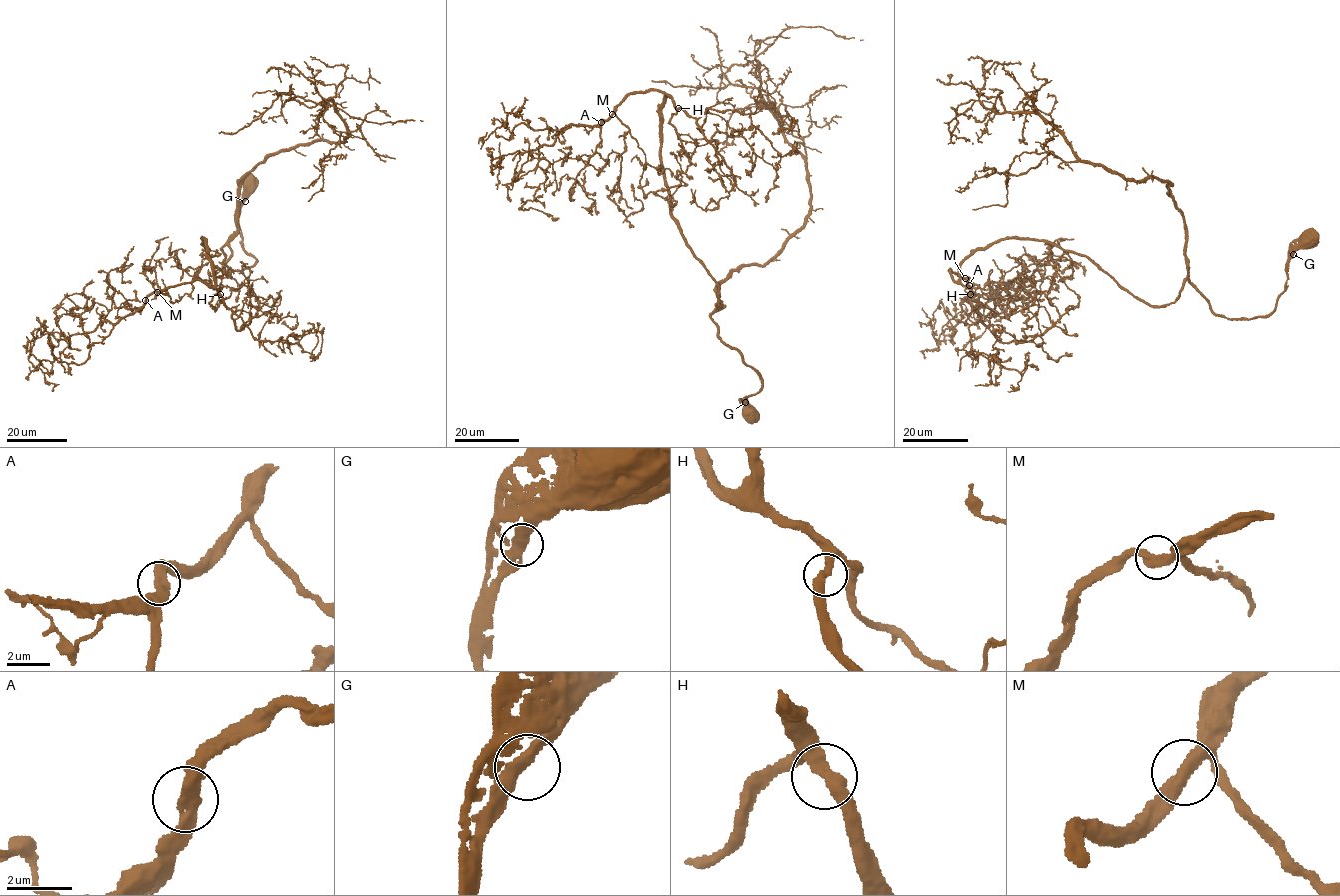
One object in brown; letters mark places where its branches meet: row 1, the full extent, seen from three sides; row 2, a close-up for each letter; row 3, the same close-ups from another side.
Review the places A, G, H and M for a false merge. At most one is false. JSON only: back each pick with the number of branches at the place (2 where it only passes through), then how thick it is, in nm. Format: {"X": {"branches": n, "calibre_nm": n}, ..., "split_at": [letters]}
{"split_at": []}

